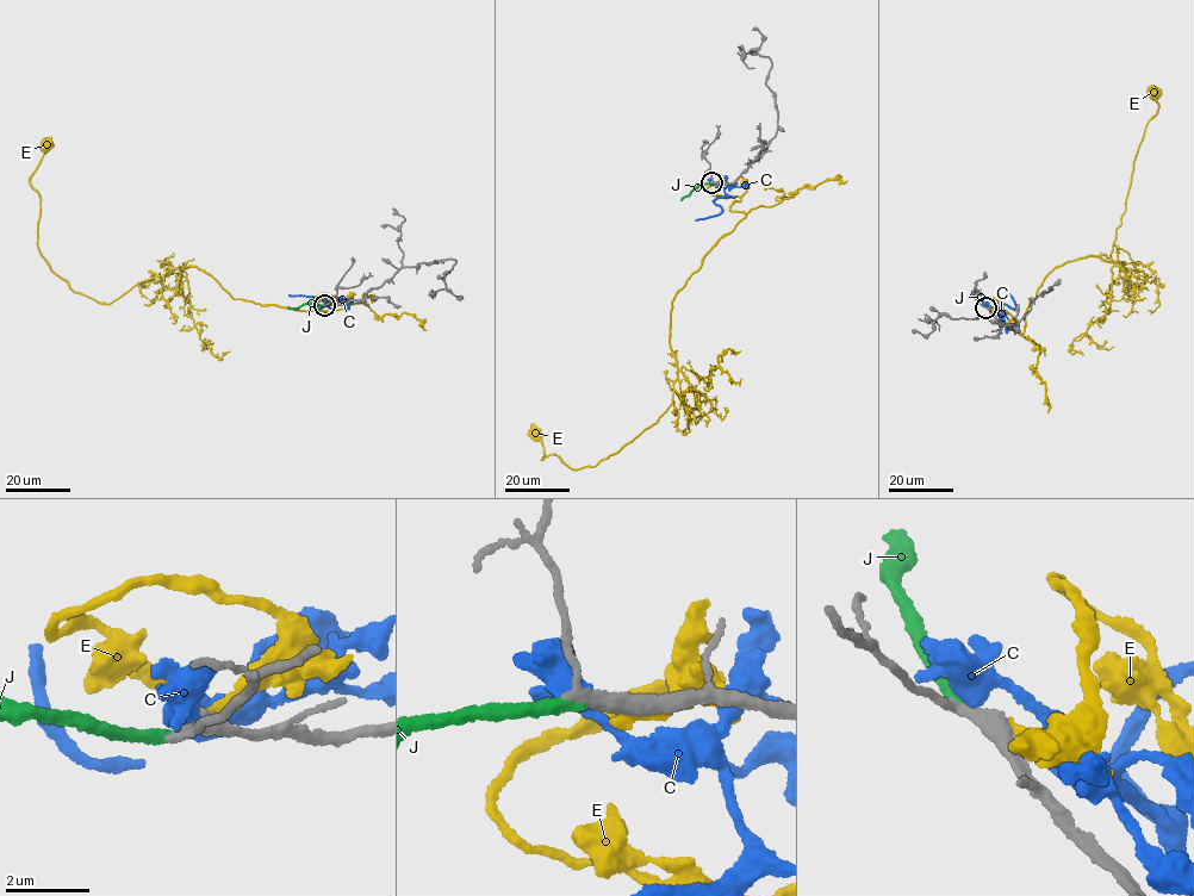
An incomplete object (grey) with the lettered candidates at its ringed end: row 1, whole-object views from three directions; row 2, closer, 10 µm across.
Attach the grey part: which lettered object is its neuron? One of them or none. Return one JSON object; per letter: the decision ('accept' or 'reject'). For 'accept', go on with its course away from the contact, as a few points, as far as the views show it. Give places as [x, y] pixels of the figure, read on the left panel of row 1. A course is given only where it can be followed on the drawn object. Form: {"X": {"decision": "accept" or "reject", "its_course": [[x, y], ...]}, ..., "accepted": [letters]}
{"C": {"decision": "reject"}, "E": {"decision": "reject"}, "J": {"decision": "accept", "its_course": [[324, 305], [306, 304], [288, 309]]}, "accepted": ["J"]}

